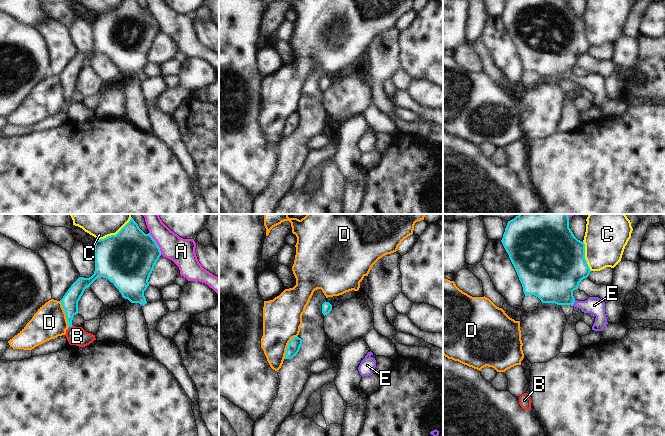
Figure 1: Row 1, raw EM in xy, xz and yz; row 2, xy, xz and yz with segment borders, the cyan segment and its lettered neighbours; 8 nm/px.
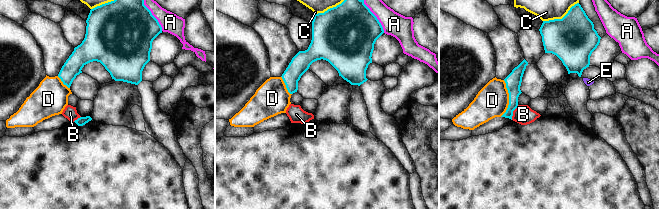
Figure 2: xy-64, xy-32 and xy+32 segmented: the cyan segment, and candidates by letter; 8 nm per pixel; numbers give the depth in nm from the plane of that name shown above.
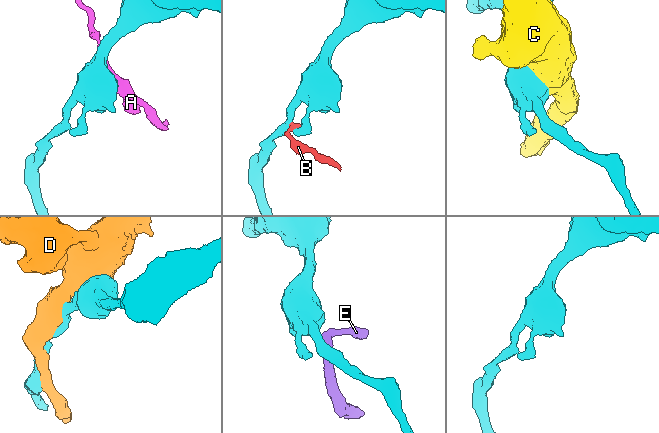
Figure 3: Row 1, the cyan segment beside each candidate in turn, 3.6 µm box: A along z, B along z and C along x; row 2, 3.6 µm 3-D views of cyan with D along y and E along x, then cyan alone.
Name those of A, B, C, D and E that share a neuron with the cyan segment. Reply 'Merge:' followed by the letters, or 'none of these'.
Merge: E

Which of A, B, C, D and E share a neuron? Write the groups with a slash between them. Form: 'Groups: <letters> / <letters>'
Groups: A / B / C / D / E.

